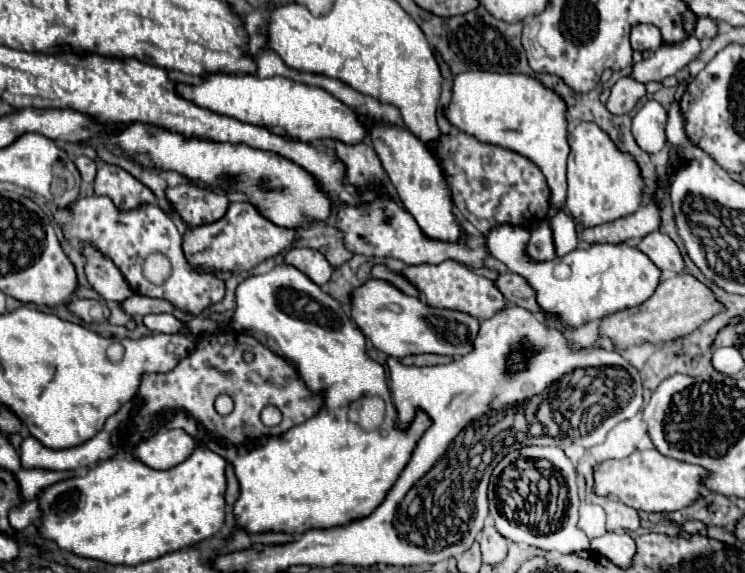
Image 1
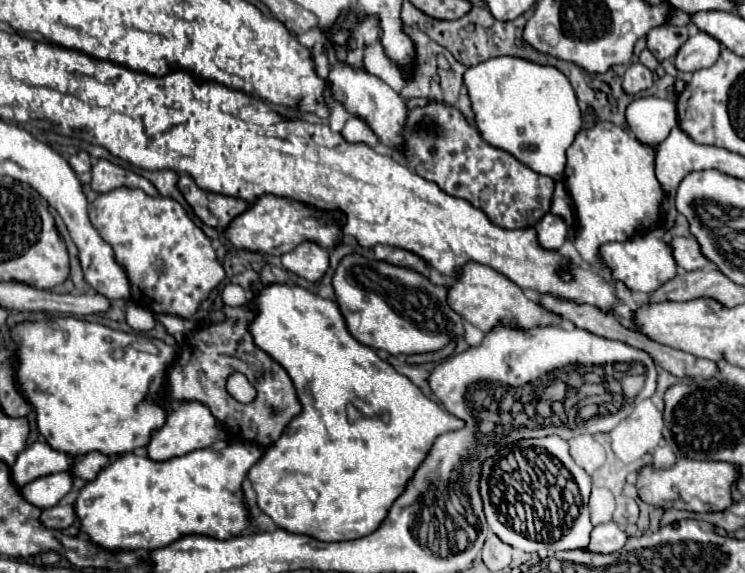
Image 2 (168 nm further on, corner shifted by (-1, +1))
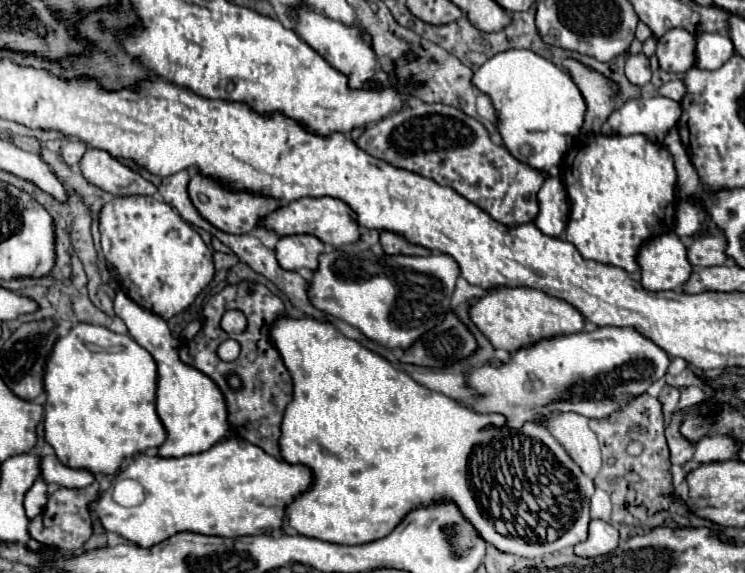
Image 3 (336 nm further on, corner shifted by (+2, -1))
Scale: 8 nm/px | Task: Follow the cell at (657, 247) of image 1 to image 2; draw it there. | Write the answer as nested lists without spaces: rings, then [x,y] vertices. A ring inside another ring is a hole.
[[[675,236],[675,238],[669,242],[669,246],[671,246],[671,254],[673,254],[677,266],[681,266],[681,268],[687,270],[687,272],[699,270],[699,268],[703,268],[705,264],[709,264],[709,260],[701,254],[695,238],[677,238],[677,236]]]

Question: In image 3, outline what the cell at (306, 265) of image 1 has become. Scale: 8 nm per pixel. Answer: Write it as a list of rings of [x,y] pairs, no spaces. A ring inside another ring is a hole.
[[[292,234],[282,236],[276,244],[276,256],[282,268],[314,270],[318,266],[318,256],[324,252],[324,242],[312,234]]]

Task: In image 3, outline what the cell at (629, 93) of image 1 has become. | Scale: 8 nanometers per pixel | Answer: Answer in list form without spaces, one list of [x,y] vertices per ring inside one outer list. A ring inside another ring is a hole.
[[[644,52],[640,54],[630,54],[628,60],[626,60],[626,76],[632,84],[646,84],[650,80],[650,62],[648,58],[644,56]]]

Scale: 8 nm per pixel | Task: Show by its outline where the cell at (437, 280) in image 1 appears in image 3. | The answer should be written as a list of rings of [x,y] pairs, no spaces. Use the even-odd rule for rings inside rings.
[[[532,288],[488,290],[488,296],[478,298],[474,302],[470,316],[472,316],[472,322],[478,326],[478,330],[484,336],[488,336],[494,348],[508,350],[510,354],[546,338],[584,332],[584,326],[586,326],[586,318],[572,304]]]

